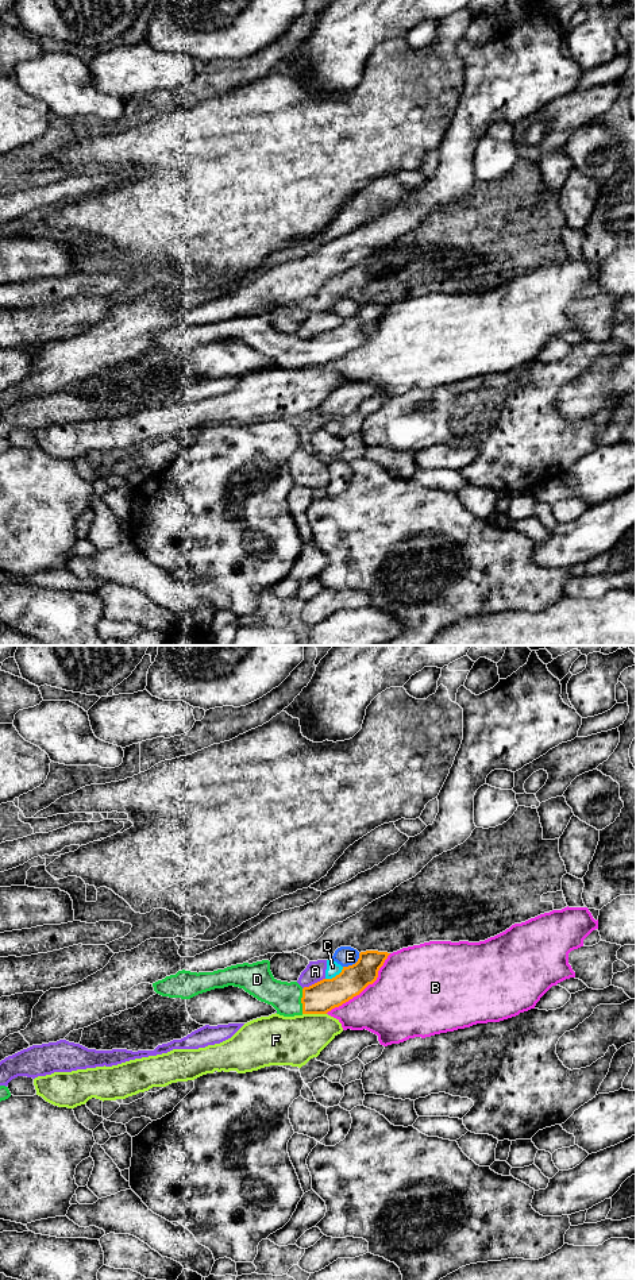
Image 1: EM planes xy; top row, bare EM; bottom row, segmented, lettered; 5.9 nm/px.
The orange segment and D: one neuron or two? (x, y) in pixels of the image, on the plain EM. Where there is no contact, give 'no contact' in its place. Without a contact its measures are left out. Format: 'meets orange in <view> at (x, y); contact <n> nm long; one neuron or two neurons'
meets orange in xy at (301, 353); contact 150 nm long; one neuron

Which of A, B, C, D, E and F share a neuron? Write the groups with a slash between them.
A C / B / D / E / F

